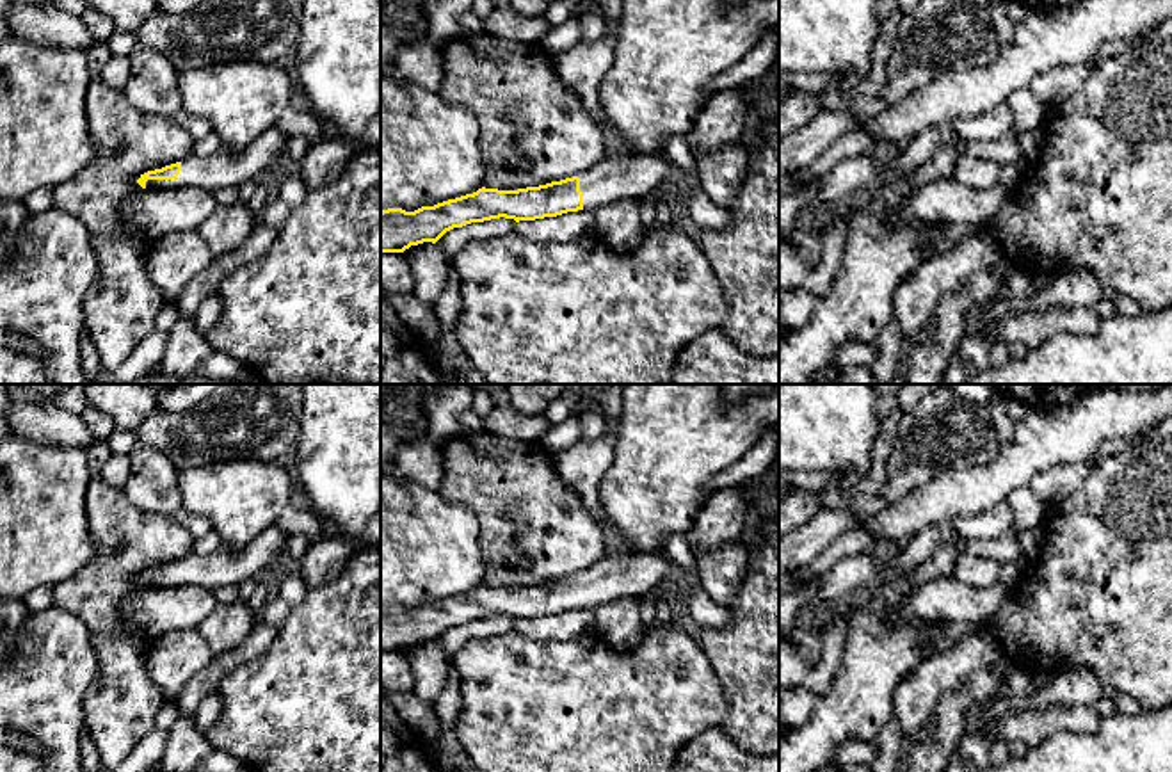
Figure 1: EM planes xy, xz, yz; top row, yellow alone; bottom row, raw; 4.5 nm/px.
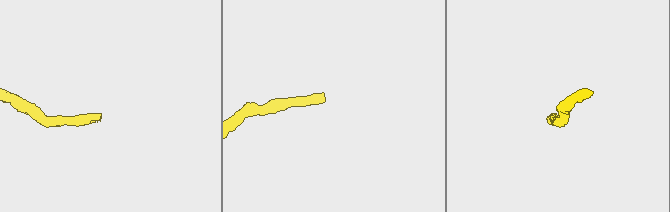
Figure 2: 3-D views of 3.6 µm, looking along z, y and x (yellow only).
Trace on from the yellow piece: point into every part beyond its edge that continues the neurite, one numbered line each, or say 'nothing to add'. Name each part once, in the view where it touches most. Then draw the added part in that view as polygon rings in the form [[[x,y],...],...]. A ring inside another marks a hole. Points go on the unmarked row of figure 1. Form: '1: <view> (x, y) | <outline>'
1: xy (264, 554) | [[[272,525],[256,535],[249,544],[231,550],[219,548],[210,555],[192,551],[181,559],[176,578],[148,578],[148,589],[203,587],[215,591],[226,585],[240,585],[251,578],[269,576],[281,566],[288,535]]]

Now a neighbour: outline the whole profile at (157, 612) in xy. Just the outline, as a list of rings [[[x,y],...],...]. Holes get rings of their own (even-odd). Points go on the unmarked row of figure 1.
[[[203,587],[148,589],[121,603],[124,621],[151,639],[197,628],[219,605],[213,591]]]

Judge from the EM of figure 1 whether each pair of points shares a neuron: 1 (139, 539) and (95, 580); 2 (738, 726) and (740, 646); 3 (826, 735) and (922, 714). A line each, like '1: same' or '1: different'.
1: same
2: same
3: different

